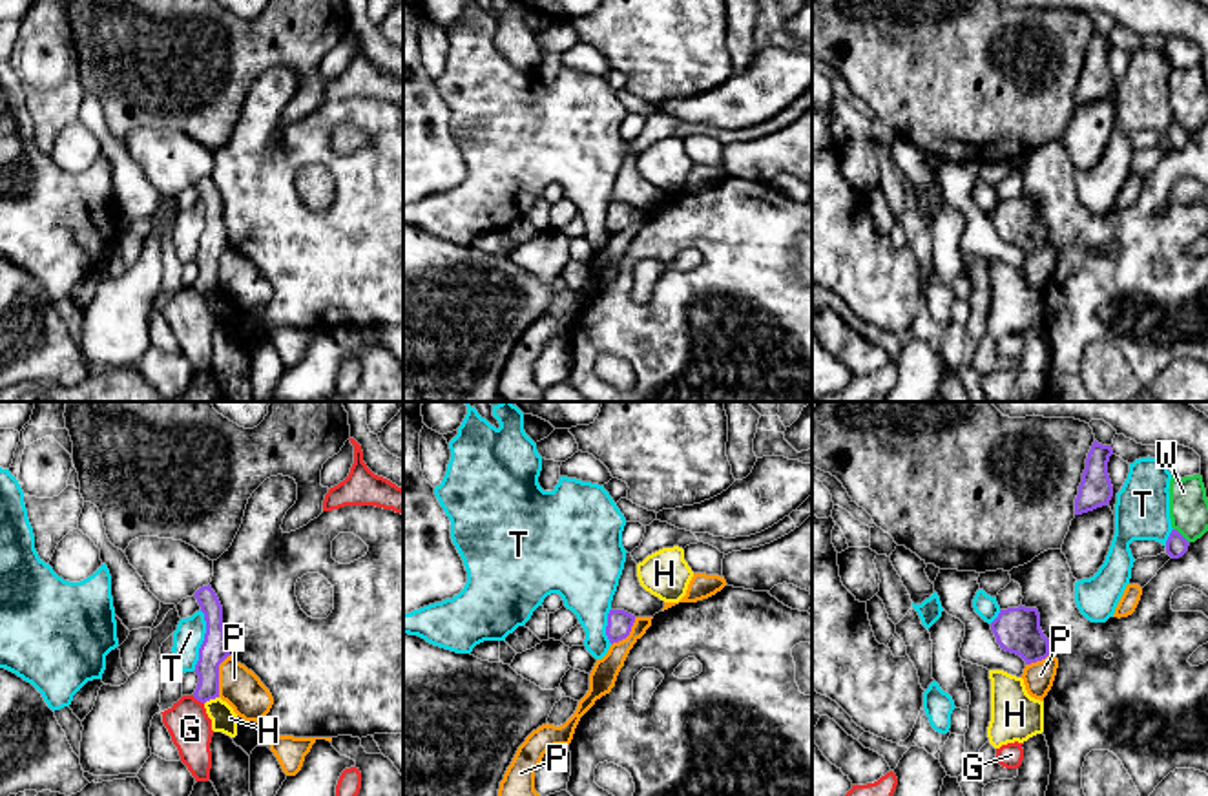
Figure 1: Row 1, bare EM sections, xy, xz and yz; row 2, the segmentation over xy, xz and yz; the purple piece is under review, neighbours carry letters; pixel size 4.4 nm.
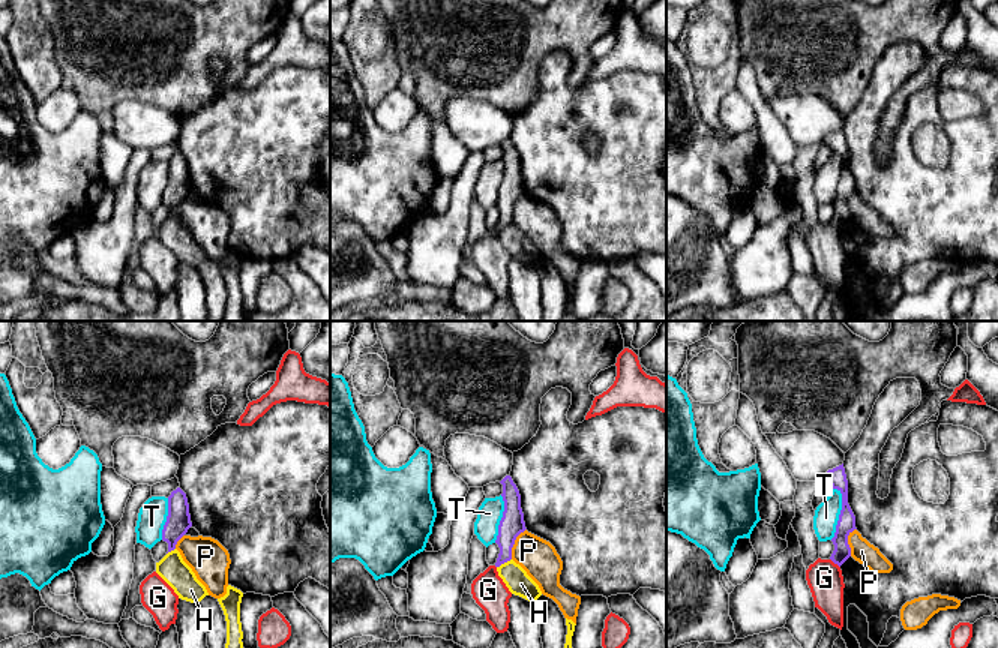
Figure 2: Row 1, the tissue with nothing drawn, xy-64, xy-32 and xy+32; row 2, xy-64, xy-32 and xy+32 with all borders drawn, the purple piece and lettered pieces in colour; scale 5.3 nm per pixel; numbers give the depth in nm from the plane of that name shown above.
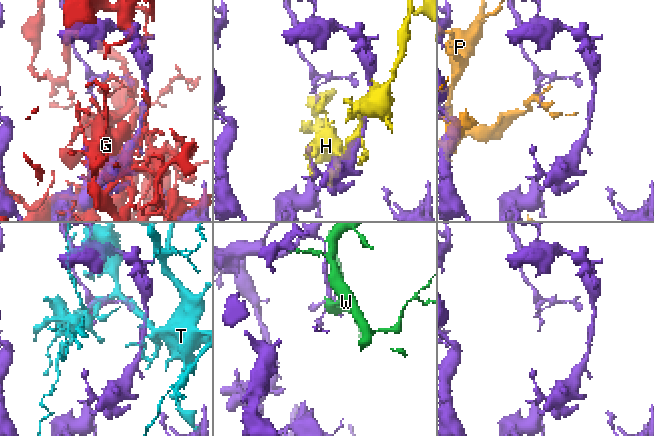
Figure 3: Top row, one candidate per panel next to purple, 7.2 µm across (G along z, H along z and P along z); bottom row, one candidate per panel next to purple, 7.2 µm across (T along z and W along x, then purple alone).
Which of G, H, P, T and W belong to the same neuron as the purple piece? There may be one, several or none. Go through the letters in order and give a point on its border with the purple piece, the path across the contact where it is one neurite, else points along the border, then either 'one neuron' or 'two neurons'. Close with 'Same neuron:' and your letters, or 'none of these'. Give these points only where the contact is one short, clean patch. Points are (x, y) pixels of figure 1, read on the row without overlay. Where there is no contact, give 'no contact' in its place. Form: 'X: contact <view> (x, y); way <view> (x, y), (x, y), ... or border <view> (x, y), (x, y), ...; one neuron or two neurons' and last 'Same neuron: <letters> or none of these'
G: contact xy (197, 291); two neurons
H: contact xy (210, 289); two neurons
P: contact xy (218, 267); two neurons
T: contact xy (205, 230); two neurons
W: contact yz (1181, 126); two neurons
Same neuron: none of these

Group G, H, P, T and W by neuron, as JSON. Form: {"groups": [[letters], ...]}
{"groups": [["G"], ["H"], ["P"], ["T"], ["W"]]}

